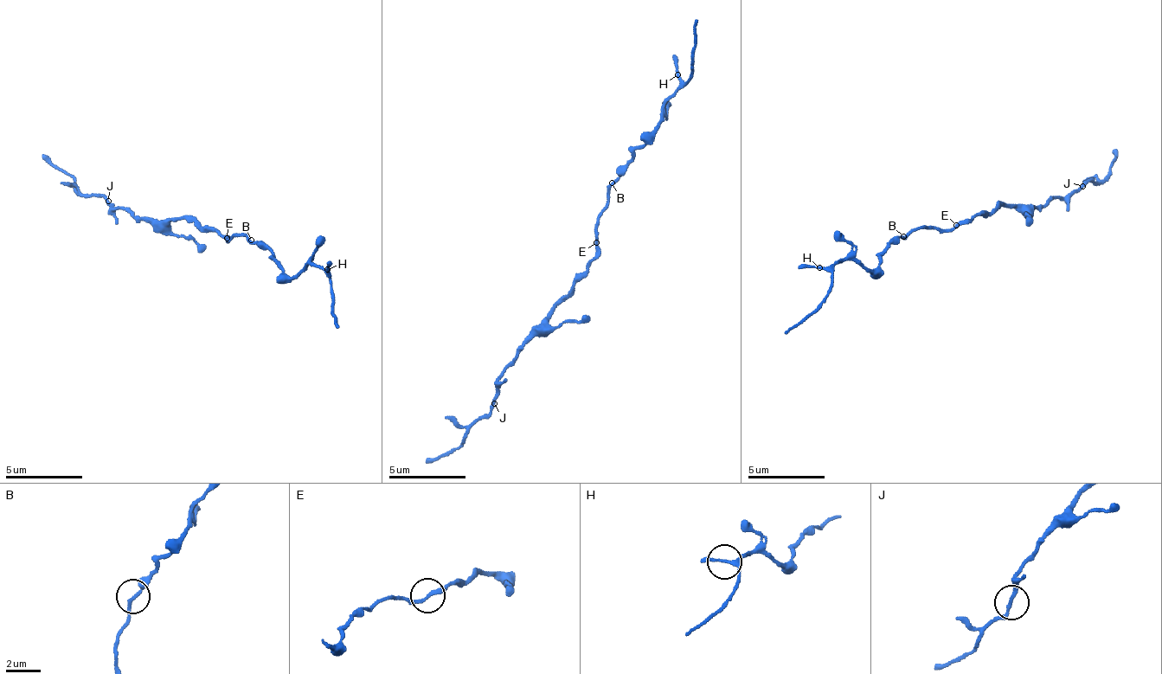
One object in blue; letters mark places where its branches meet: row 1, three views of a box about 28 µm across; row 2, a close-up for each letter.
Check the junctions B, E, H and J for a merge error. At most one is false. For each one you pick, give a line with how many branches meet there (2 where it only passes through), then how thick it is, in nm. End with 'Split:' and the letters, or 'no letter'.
J: Branches: 2. Thickness 180 nm
Split: J

